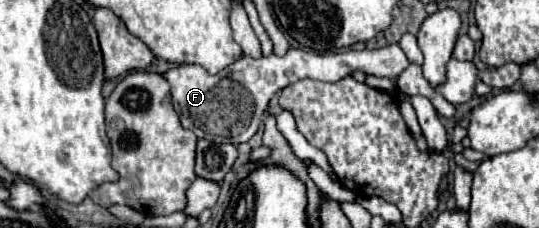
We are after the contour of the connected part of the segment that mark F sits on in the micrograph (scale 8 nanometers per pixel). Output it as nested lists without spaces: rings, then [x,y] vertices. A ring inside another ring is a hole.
[[[399,44],[373,48],[373,50],[359,50],[359,52],[347,50],[341,54],[313,54],[313,52],[291,48],[281,58],[275,54],[261,56],[261,58],[241,56],[215,76],[211,76],[203,66],[181,64],[169,68],[163,74],[163,78],[171,86],[173,108],[177,110],[181,124],[185,128],[193,130],[197,138],[207,138],[213,142],[231,142],[237,146],[241,142],[247,142],[257,132],[263,120],[263,112],[267,110],[267,104],[273,98],[273,94],[297,80],[313,78],[321,82],[337,82],[343,76],[351,74],[353,70],[363,70],[379,78],[387,76],[395,80],[407,66],[409,60],[399,48]]]

